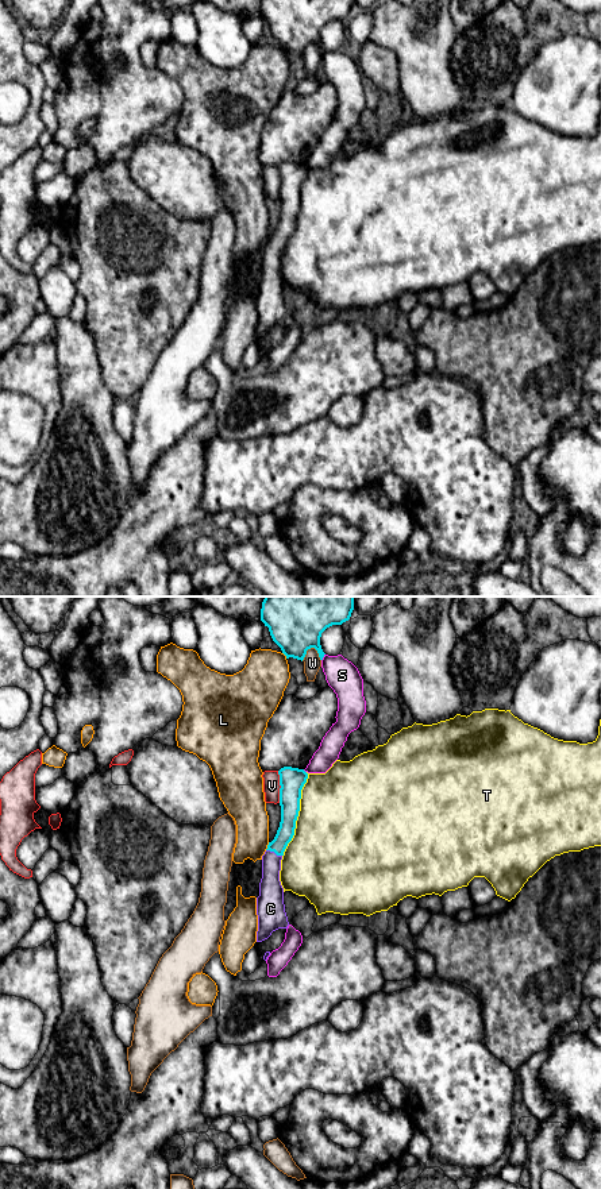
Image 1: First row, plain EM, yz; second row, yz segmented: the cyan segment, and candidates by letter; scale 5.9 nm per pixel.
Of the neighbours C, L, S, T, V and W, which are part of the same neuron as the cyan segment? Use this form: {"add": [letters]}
{"add": ["C"]}

